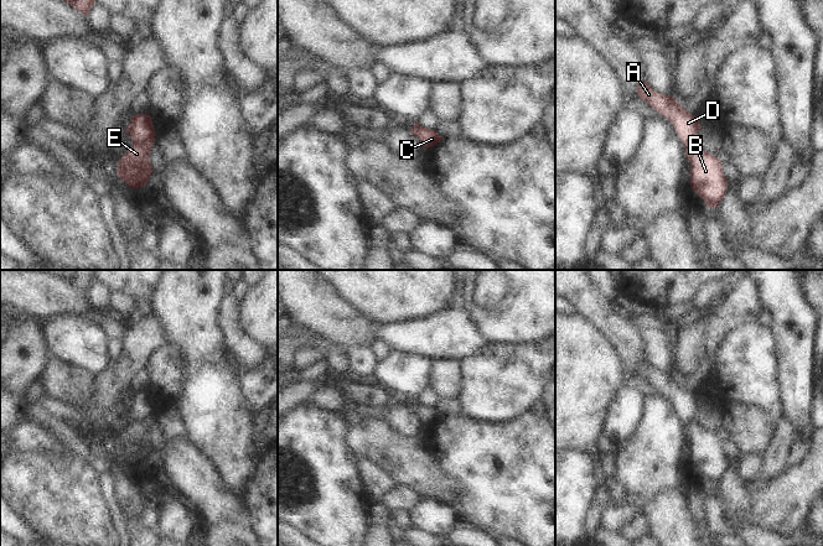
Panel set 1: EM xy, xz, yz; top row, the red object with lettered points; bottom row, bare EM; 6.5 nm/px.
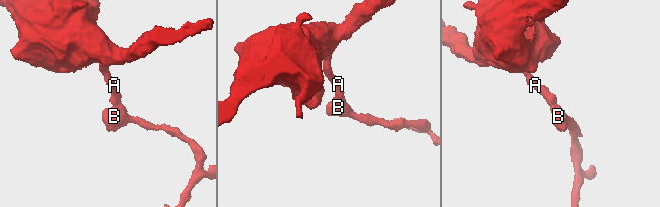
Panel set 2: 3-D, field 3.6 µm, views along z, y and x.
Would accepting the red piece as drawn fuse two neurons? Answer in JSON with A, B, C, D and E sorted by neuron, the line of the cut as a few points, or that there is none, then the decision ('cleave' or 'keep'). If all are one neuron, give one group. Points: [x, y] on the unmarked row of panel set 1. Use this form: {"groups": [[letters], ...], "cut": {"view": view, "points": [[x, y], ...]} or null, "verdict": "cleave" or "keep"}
{"groups": [["A", "D"], ["B", "C", "E"]], "cut": {"view": "xy", "points": [[154, 415], [134, 421]]}, "verdict": "cleave"}

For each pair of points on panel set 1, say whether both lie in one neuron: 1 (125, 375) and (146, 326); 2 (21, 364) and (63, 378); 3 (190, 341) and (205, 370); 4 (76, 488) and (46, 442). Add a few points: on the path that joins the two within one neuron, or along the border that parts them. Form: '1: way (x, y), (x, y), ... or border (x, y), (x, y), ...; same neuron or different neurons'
1: way (130, 363), (138, 354), (140, 344), (145, 338); same neuron
2: border (50, 362), (39, 379); different neurons
3: way (197, 348), (203, 354), (205, 363); same neuron
4: border (21, 450), (67, 451); different neurons

